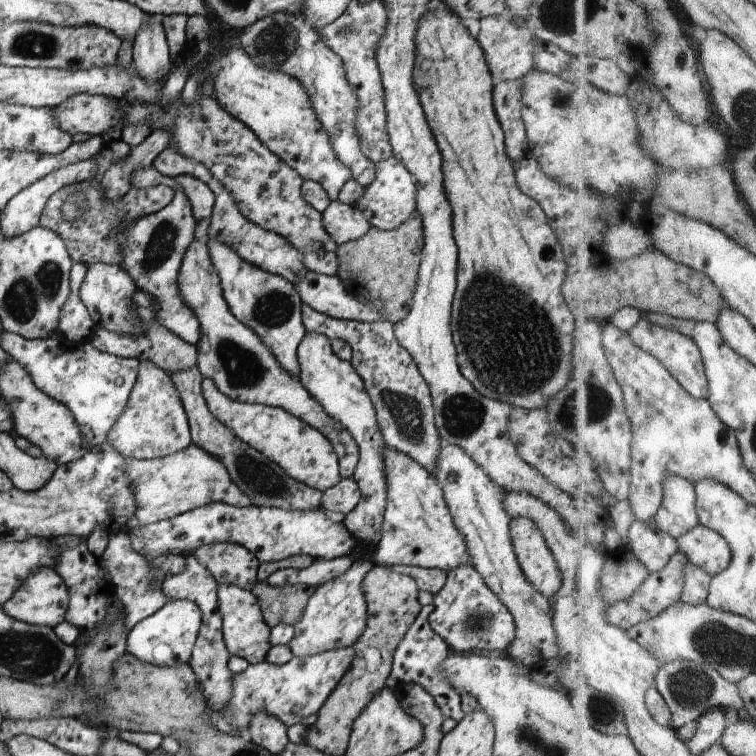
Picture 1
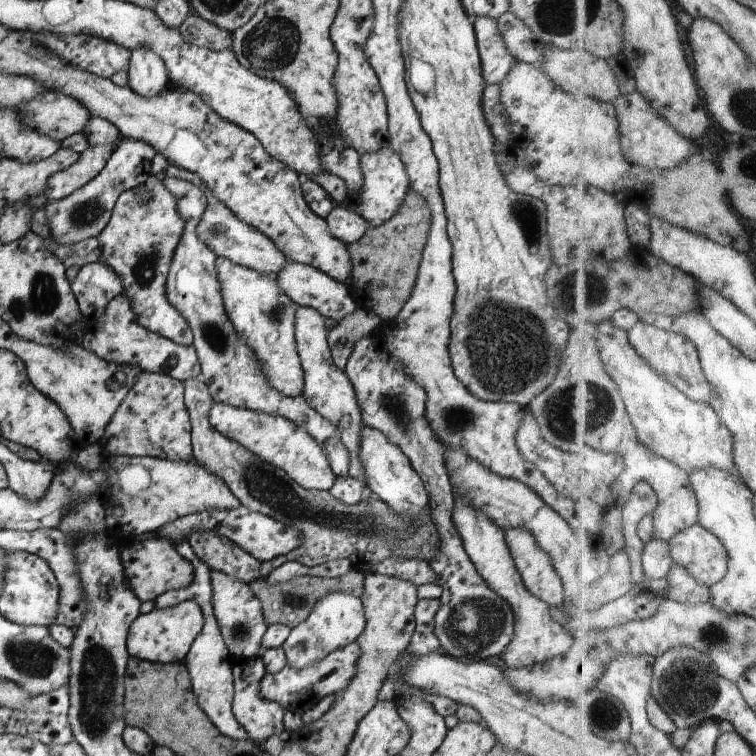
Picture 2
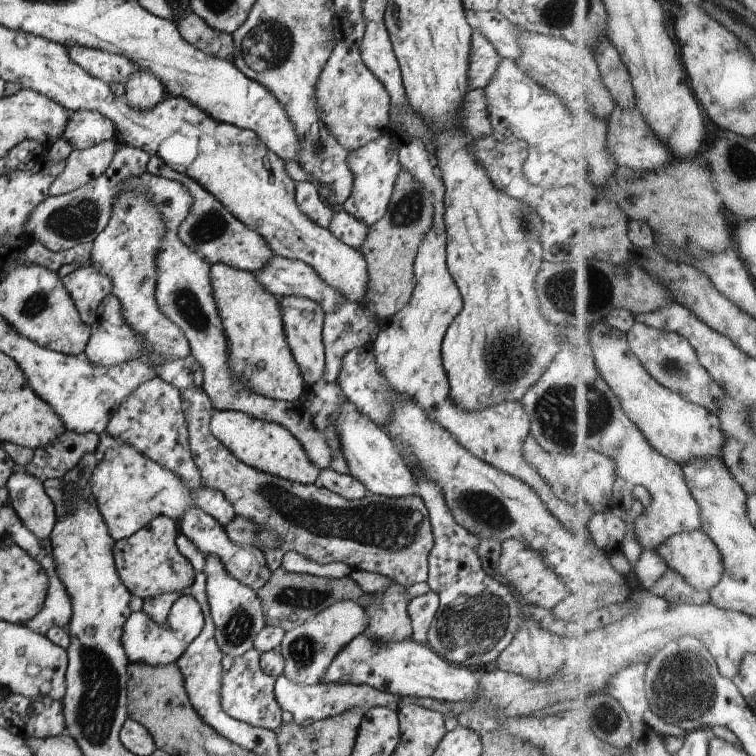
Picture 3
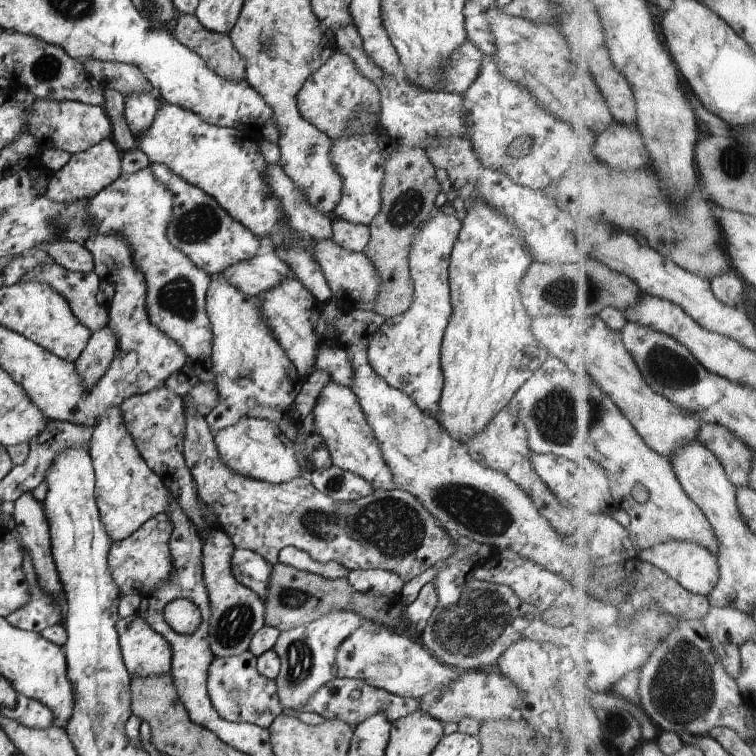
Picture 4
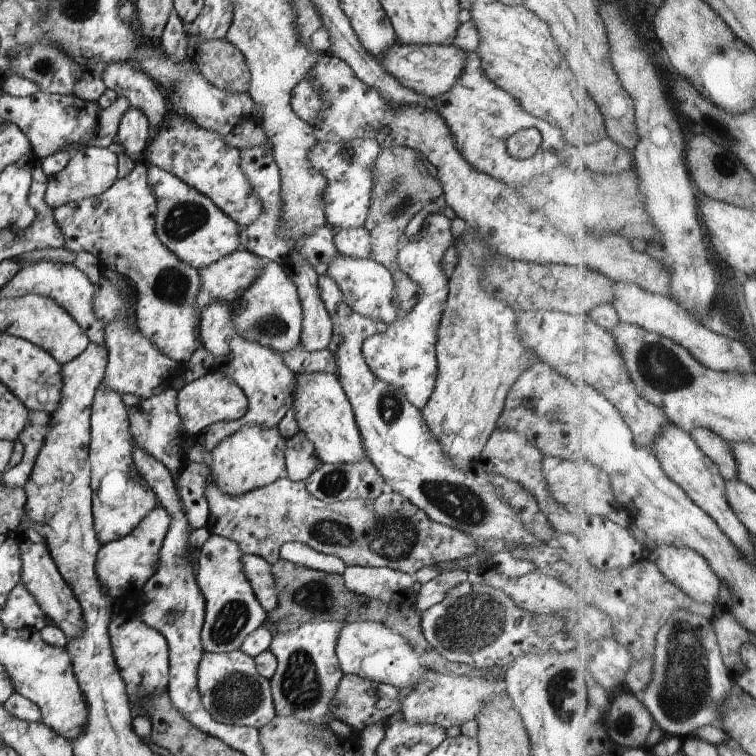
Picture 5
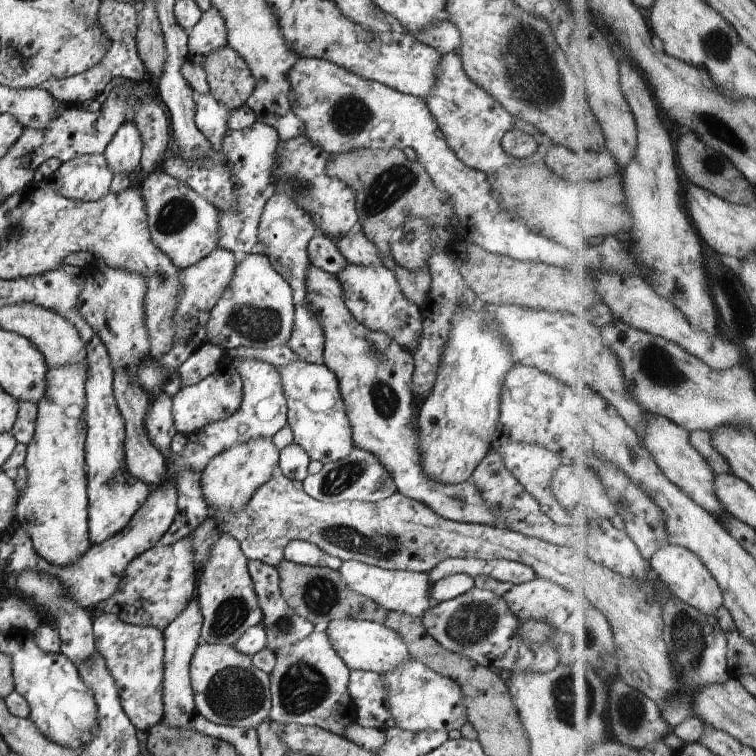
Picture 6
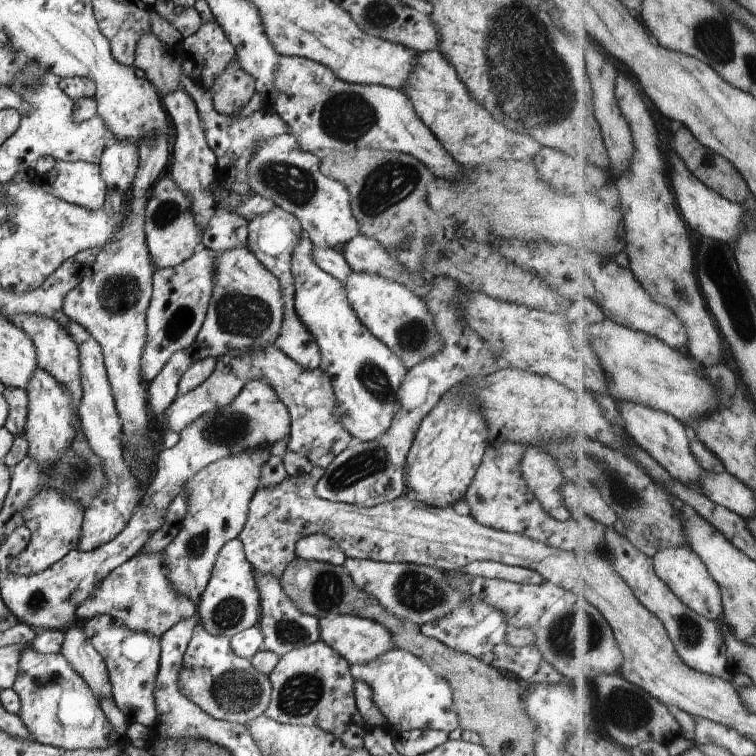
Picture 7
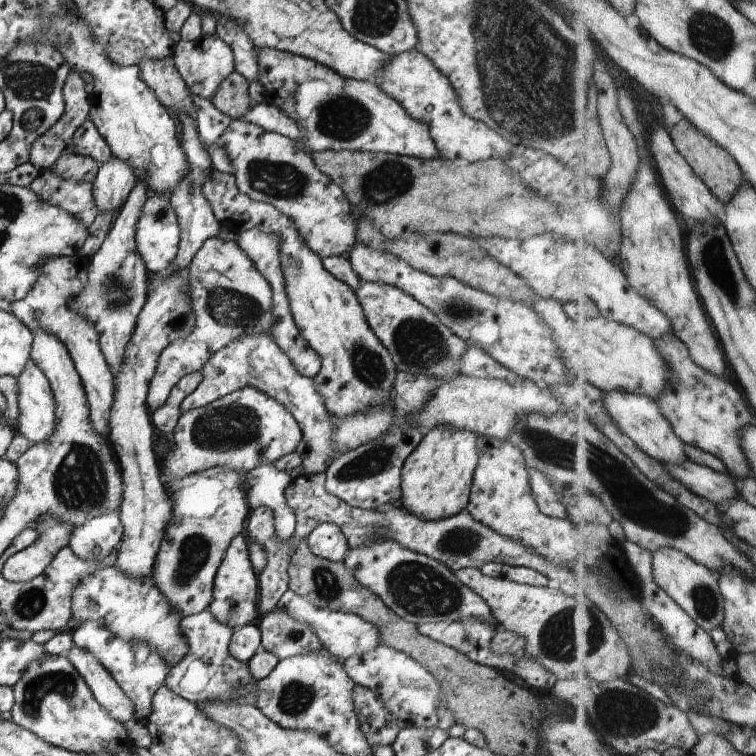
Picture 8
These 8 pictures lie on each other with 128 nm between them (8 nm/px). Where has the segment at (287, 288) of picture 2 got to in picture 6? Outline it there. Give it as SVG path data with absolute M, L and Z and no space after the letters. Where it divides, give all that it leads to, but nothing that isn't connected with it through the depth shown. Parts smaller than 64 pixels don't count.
M217 247L210 254L206 254L200 262L180 269L178 276L182 282L182 290L178 294L178 304L174 306L174 342L172 342L166 356L154 358L160 366L164 366L169 371L177 370L181 364L190 358L190 354L203 345L210 312L216 306L218 298L224 294L226 286L232 282L234 266L238 264L239 256L235 252Z

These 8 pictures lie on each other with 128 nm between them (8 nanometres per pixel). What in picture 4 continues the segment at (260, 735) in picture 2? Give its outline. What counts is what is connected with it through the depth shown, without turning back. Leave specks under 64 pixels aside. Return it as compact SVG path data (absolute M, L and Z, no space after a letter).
M249 650L238 656L214 657L208 668L206 688L216 712L230 722L252 723L268 729L282 710L276 681L258 672L257 656Z

